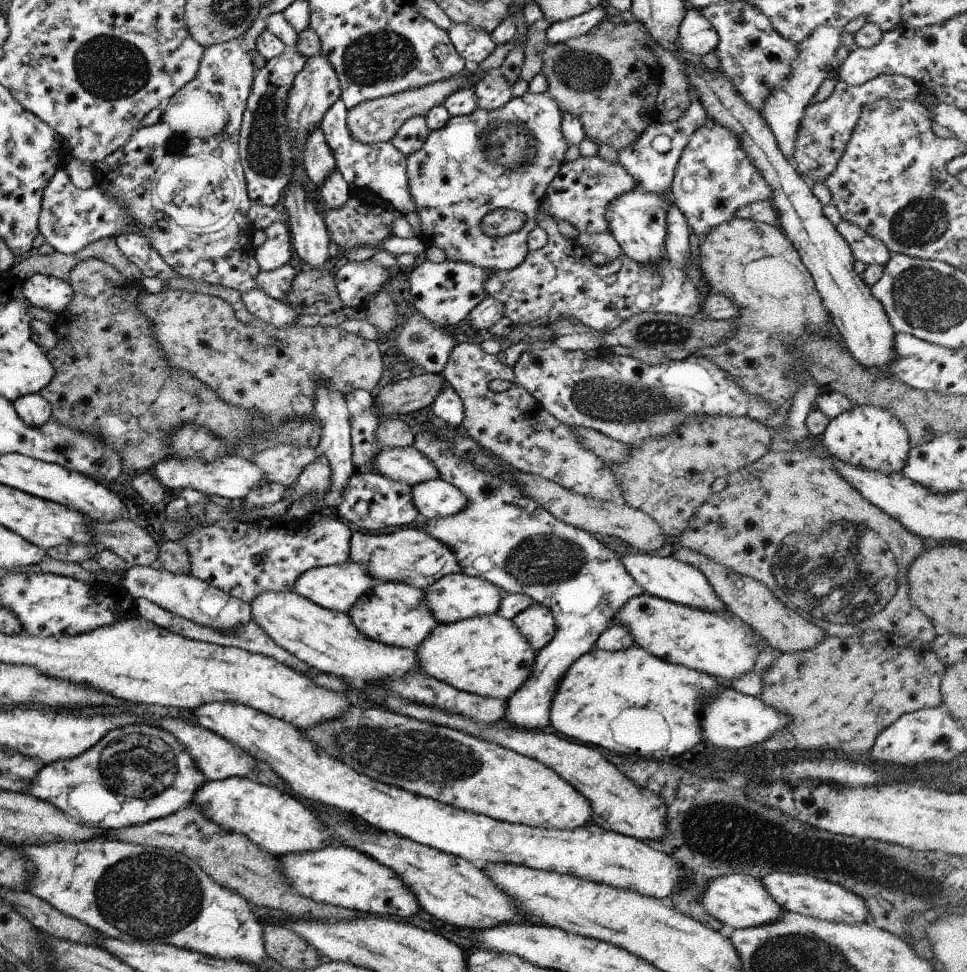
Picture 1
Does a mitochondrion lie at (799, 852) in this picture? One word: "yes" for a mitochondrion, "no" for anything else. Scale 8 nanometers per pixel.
no

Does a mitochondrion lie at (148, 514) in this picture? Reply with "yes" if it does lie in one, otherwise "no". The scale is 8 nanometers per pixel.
no

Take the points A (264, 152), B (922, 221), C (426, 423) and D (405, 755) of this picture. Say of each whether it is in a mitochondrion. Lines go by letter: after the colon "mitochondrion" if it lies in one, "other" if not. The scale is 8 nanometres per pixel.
A: mitochondrion
B: mitochondrion
C: other
D: mitochondrion

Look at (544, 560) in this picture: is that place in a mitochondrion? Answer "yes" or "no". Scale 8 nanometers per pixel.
yes

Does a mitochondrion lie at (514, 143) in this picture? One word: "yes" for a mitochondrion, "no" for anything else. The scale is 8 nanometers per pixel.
yes

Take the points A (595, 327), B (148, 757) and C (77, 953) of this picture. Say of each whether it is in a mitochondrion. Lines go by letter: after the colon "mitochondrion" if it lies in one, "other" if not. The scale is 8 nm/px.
A: other
B: mitochondrion
C: other

